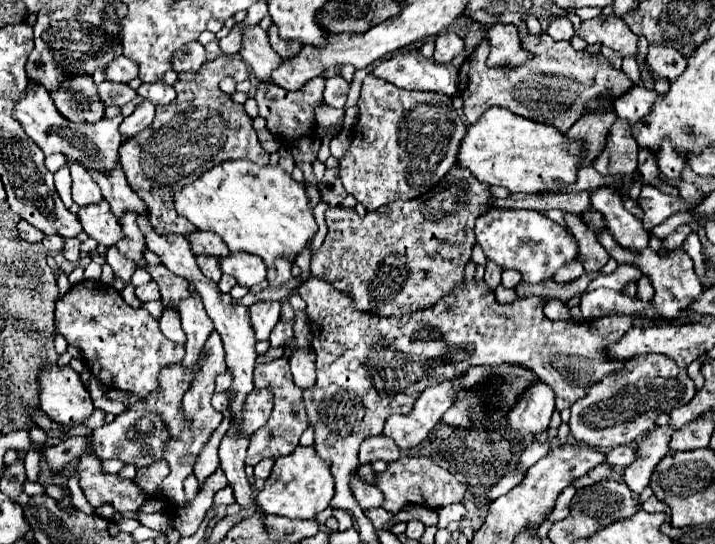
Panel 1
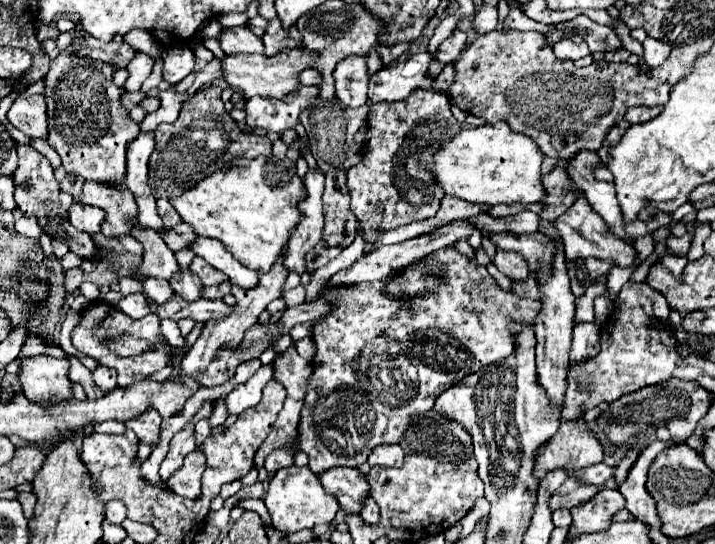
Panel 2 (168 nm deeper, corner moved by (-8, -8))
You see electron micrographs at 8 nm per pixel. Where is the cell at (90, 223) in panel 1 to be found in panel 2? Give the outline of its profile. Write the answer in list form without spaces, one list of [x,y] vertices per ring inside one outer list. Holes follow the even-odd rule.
[[[73,203],[69,207],[69,221],[75,229],[79,231],[85,231],[89,235],[95,235],[101,231],[101,221],[103,221],[103,211],[97,209],[97,207],[81,207],[79,203]]]

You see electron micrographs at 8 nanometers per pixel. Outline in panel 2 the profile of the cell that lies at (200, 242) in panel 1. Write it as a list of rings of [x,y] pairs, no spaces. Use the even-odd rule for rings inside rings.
[[[177,223],[175,227],[163,227],[165,231],[161,231],[161,237],[165,241],[165,245],[171,251],[179,251],[179,249],[187,249],[185,243],[189,243],[189,239],[195,239],[197,235],[193,235],[191,227],[185,223]]]

